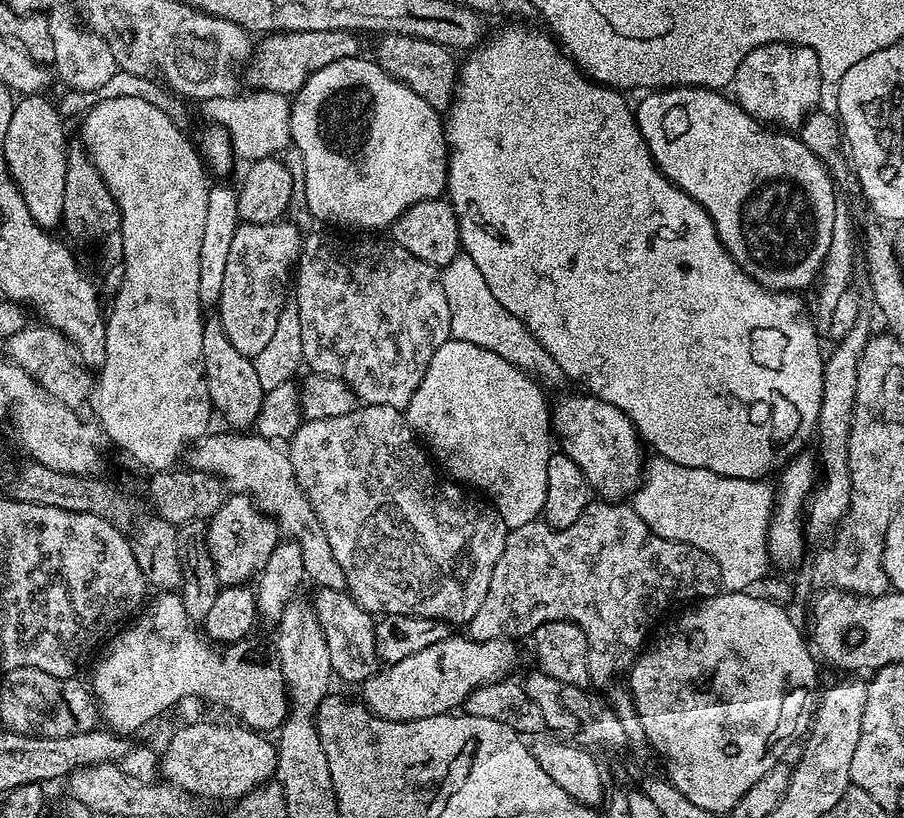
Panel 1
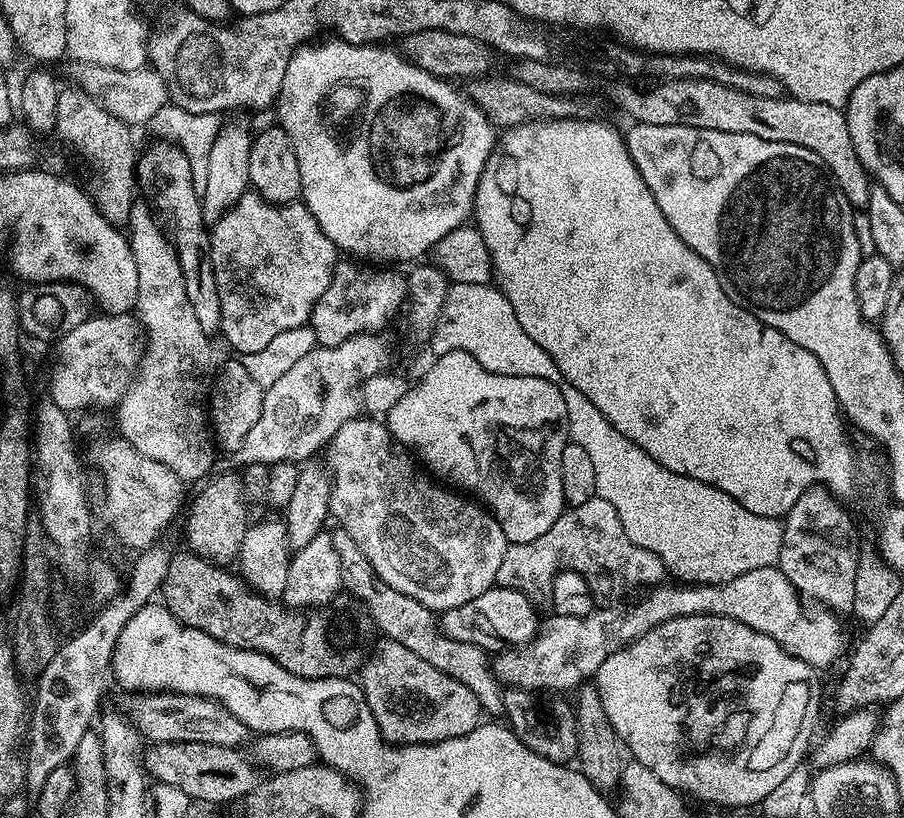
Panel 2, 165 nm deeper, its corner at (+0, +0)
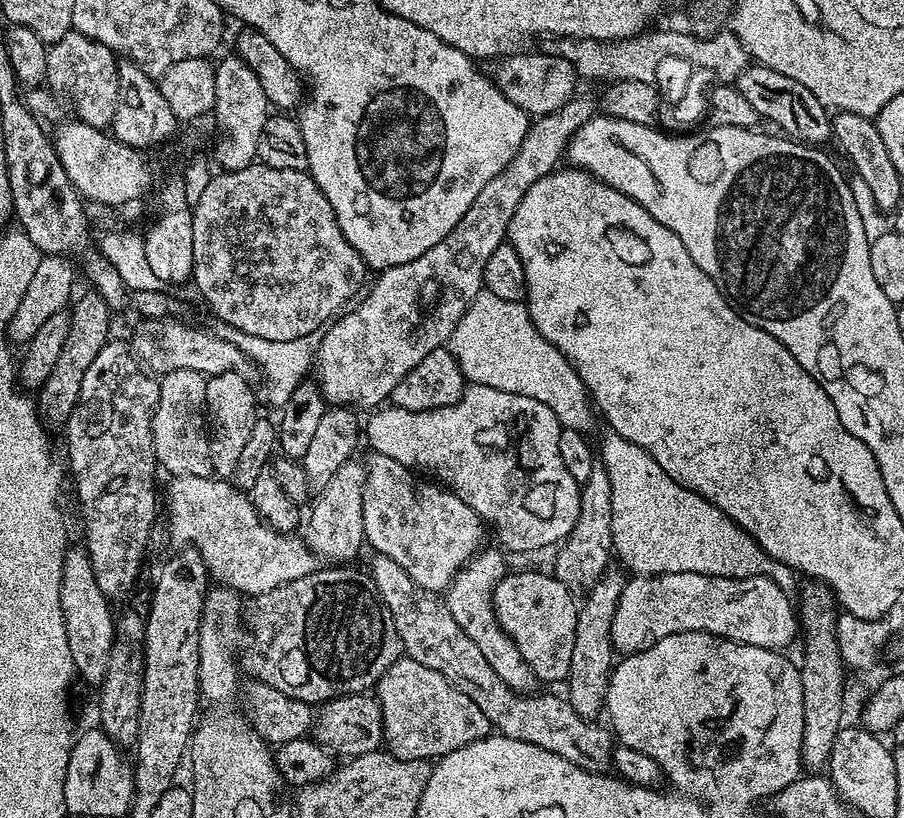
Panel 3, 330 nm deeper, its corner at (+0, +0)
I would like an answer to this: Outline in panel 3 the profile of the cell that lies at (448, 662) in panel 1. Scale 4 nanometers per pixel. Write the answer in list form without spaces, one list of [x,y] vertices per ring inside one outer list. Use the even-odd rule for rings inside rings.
[[[693,572],[633,575],[625,583],[622,598],[618,598],[618,608],[610,622],[612,647],[617,653],[631,654],[654,646],[654,642],[670,634],[705,632],[750,646],[784,650],[798,636],[798,620],[793,603],[791,606],[788,600],[789,595],[772,581],[771,576],[731,580]]]

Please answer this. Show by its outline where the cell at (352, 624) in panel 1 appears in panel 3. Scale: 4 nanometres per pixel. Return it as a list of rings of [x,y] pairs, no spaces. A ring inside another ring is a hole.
[[[405,655],[376,681],[374,695],[382,710],[383,747],[399,760],[432,762],[494,732],[470,694],[462,694],[444,675]]]

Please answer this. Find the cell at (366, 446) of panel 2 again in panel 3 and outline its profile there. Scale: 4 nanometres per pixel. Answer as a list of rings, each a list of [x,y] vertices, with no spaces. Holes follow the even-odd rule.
[[[372,454],[369,455],[369,460],[366,460],[366,482],[364,483],[364,497],[362,498],[362,522],[364,523],[364,539],[367,541],[369,545],[373,544],[373,549],[376,552],[381,552],[382,554],[386,554],[386,558],[394,558],[394,562],[398,562],[398,566],[402,566],[402,570],[406,570],[406,574],[410,574],[410,578],[414,578],[414,582],[418,582],[418,586],[422,586],[425,590],[433,594],[440,594],[447,589],[449,582],[459,574],[461,568],[464,567],[465,564],[468,563],[469,560],[472,559],[473,556],[476,555],[477,552],[481,551],[482,545],[480,544],[484,540],[484,528],[486,532],[486,524],[485,521],[480,519],[480,516],[474,510],[470,510],[470,506],[466,506],[466,502],[462,502],[462,498],[458,498],[451,492],[449,489],[441,486],[439,483],[433,482],[431,479],[425,478],[423,475],[417,474],[413,469],[408,468],[402,462],[394,462],[394,458],[386,458],[386,454]]]

